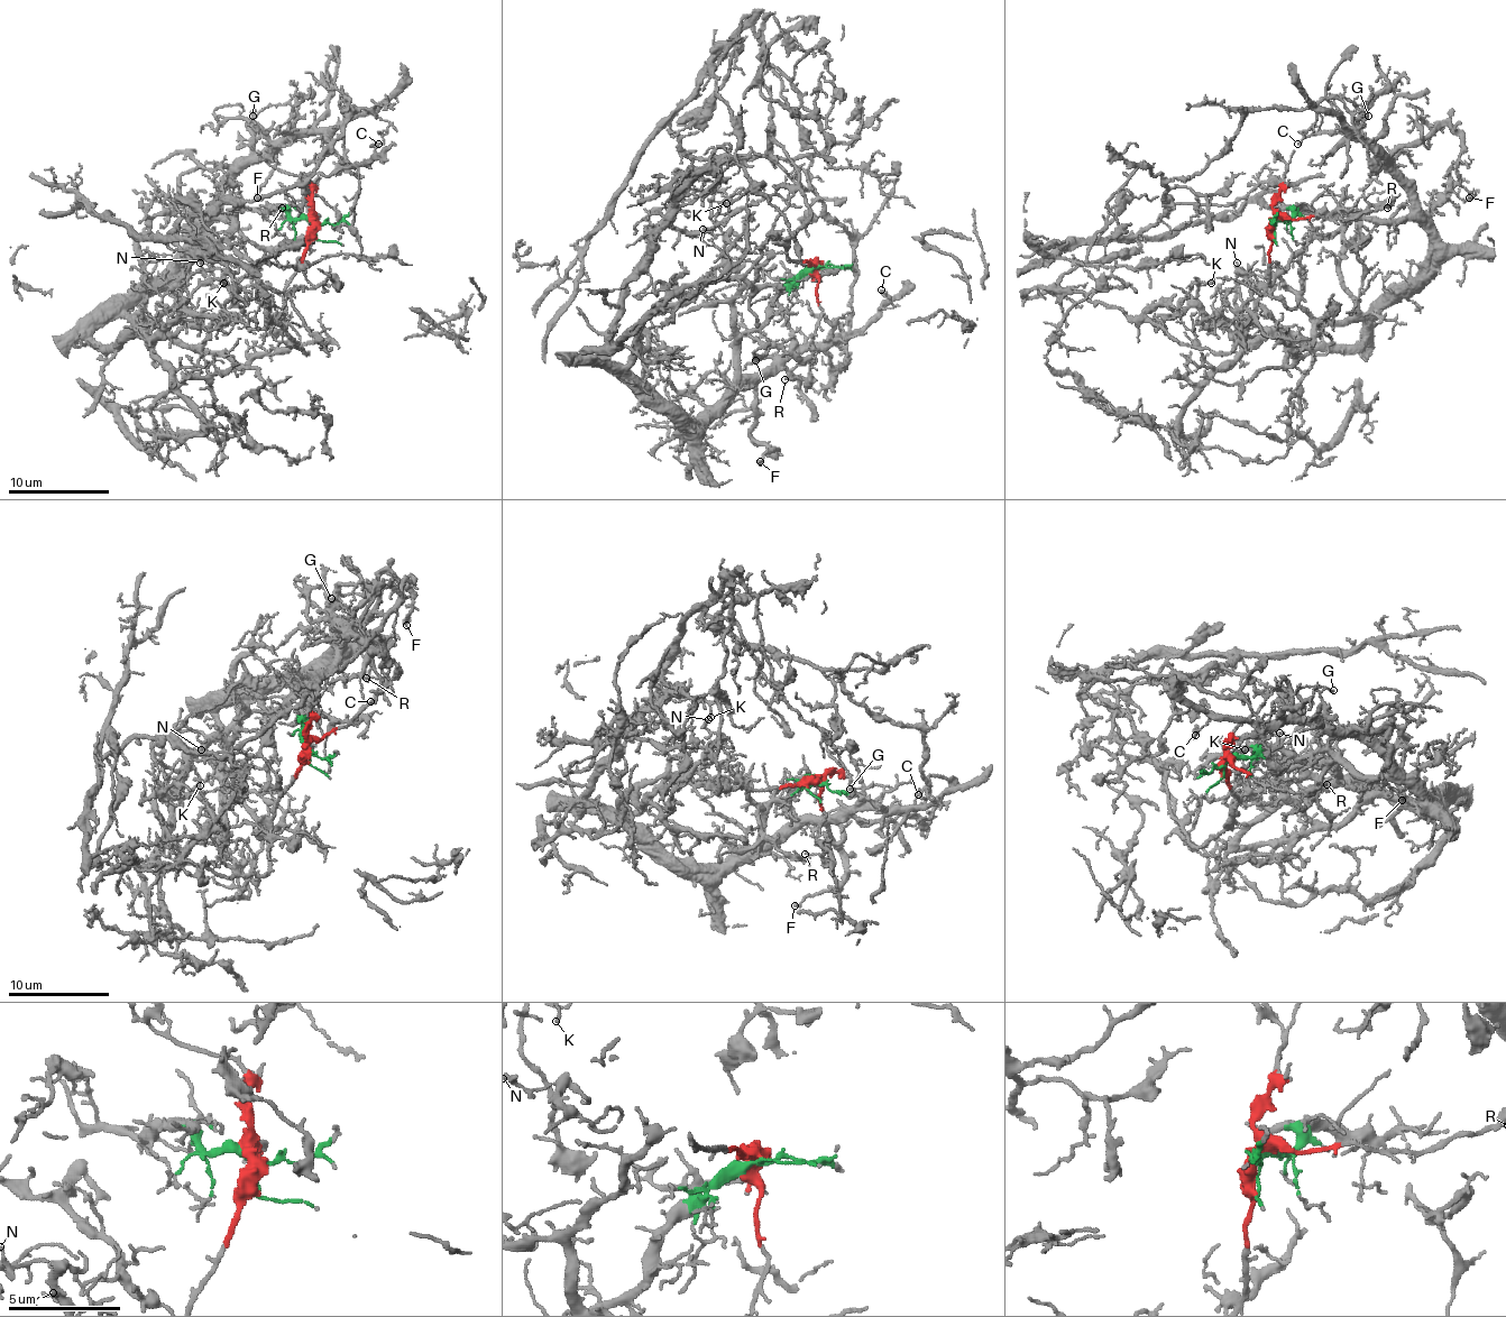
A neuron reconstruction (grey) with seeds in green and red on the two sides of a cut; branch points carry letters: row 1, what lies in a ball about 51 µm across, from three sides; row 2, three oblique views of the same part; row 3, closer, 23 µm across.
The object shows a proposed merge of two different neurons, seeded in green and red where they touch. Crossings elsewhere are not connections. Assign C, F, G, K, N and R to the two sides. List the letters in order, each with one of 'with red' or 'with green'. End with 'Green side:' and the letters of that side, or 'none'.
C: with green
F: with green
G: with green
K: with green
N: with green
R: with red
Green side: C, F, G, K, N

